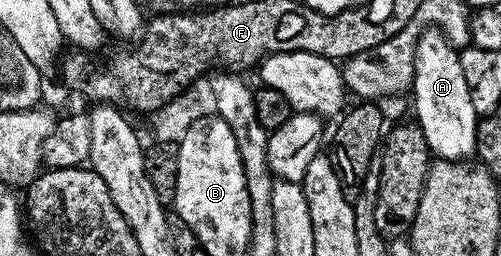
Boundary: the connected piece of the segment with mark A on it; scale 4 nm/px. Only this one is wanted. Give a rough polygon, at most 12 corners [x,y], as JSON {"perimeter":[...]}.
{"perimeter":[[416,42],[413,114],[441,160],[474,157],[480,117],[459,52]]}

